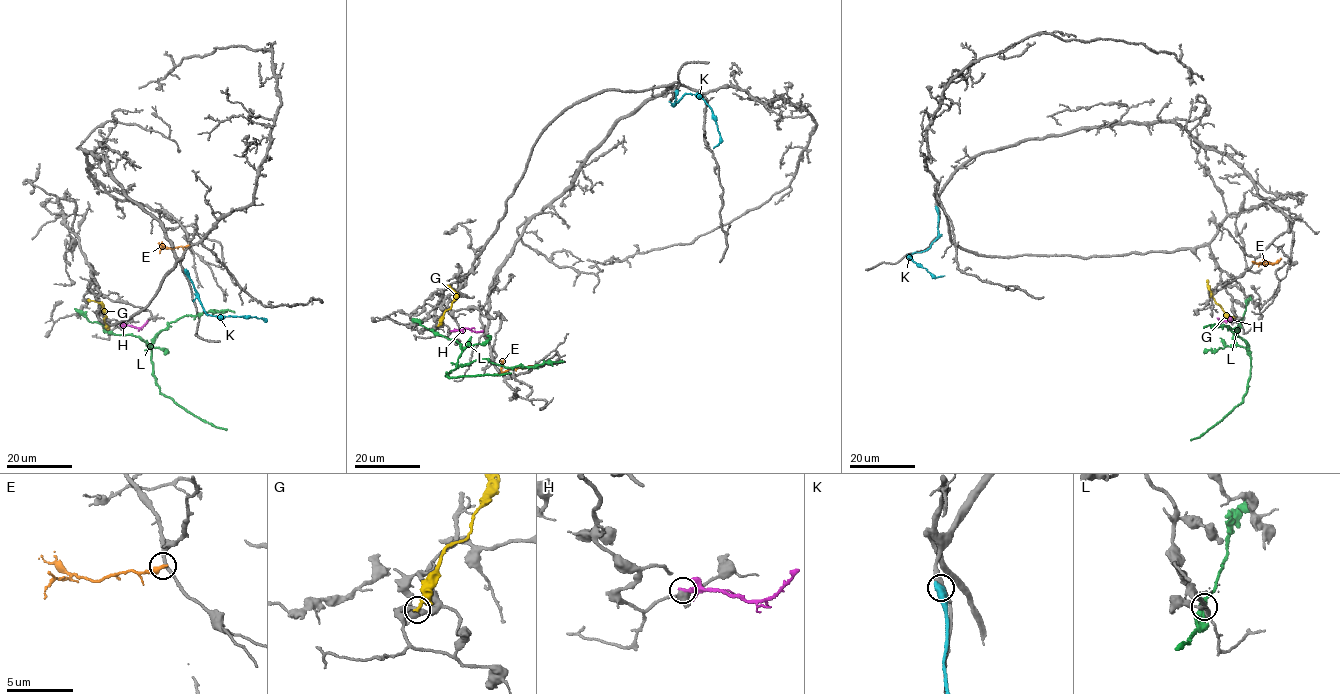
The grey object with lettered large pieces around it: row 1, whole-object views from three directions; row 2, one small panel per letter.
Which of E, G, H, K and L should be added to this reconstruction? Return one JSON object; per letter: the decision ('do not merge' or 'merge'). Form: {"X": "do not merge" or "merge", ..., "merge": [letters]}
{"E": "do not merge", "G": "do not merge", "H": "do not merge", "K": "do not merge", "L": "do not merge", "merge": []}

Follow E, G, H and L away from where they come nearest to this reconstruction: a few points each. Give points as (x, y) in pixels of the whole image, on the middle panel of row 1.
E: (531, 366), (502, 372), (500, 360)
G: (438, 326), (456, 297), (448, 285)
H: (450, 330), (483, 330)
L: (434, 332), (457, 340), (461, 350), (455, 368), (446, 373), (447, 377), (511, 373)

